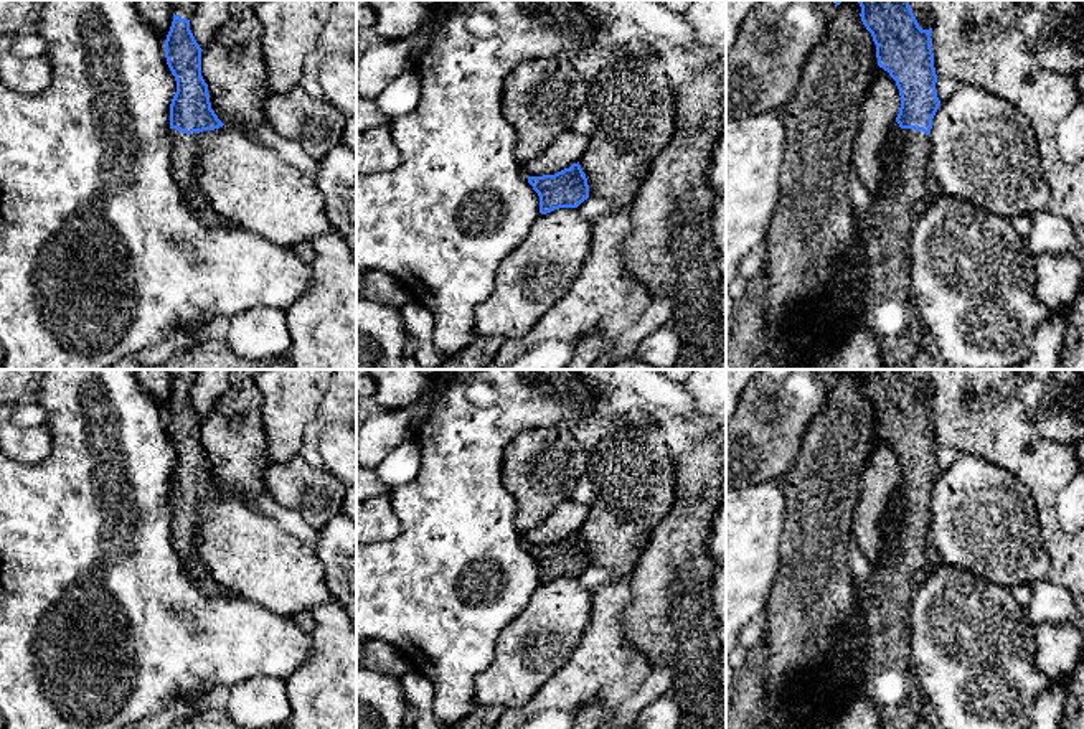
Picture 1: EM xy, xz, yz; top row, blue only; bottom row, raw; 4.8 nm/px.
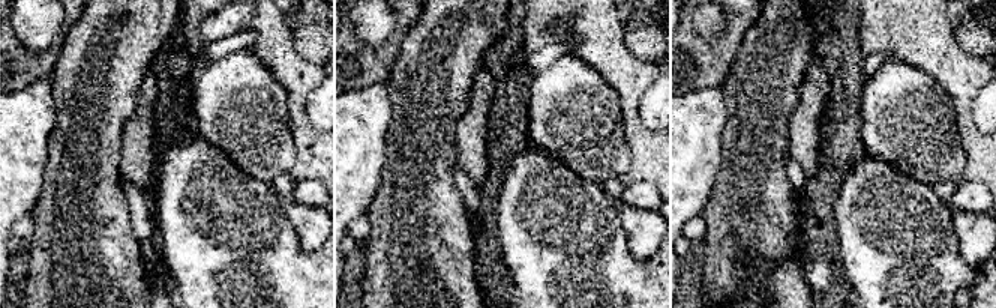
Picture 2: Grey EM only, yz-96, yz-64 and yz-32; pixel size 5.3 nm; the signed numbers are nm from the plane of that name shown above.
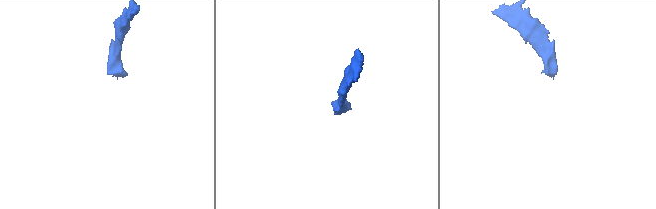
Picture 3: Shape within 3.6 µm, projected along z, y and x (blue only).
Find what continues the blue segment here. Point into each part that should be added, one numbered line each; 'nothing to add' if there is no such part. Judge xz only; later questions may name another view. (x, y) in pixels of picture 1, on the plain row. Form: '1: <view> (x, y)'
nothing to add

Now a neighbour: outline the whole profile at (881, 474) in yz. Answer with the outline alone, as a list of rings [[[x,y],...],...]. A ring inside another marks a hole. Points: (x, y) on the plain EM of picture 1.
[[[878,437],[861,475],[861,495],[853,515],[853,534],[871,566],[879,562],[883,549],[883,513],[896,491],[901,465],[896,450]]]

